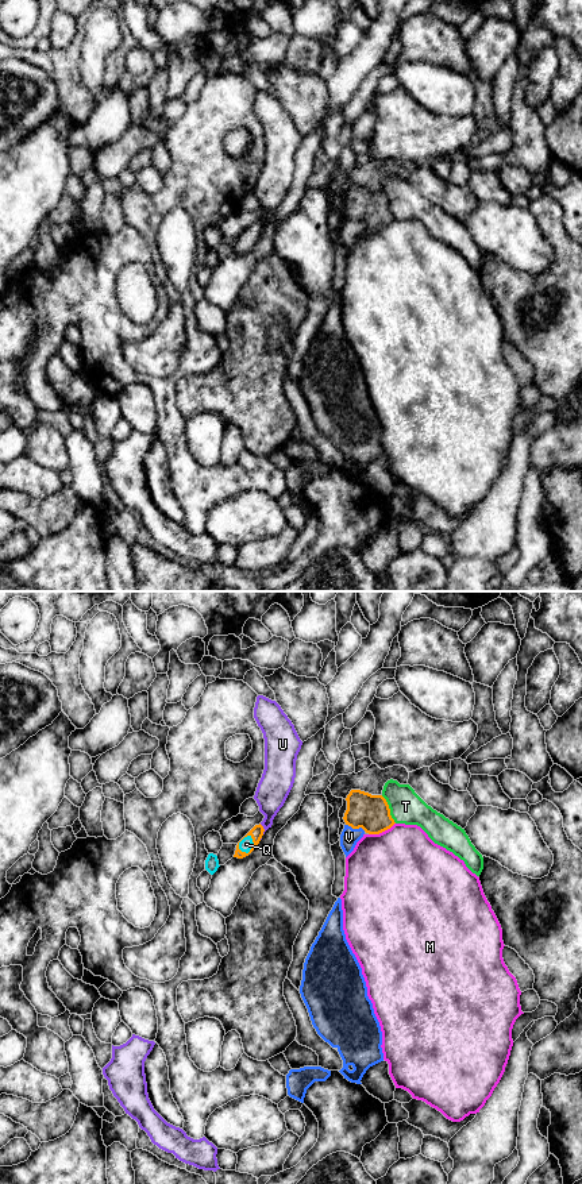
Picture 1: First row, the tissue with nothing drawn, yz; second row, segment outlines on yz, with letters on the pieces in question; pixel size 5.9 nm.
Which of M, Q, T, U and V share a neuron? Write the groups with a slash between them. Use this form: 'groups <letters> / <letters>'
groups M / Q / T / U / V

